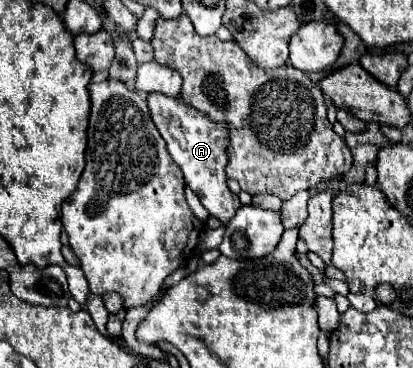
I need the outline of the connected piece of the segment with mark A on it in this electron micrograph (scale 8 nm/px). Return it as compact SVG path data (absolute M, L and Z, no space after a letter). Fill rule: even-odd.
M160 92L148 94L148 108L152 122L156 124L158 132L166 140L168 152L174 158L174 162L184 172L188 188L194 190L194 194L200 198L202 206L210 212L210 216L222 220L224 224L236 214L240 208L240 200L236 194L230 192L226 184L226 164L228 164L228 124L208 120L202 112L196 112L196 108L188 108L184 100L160 96Z

